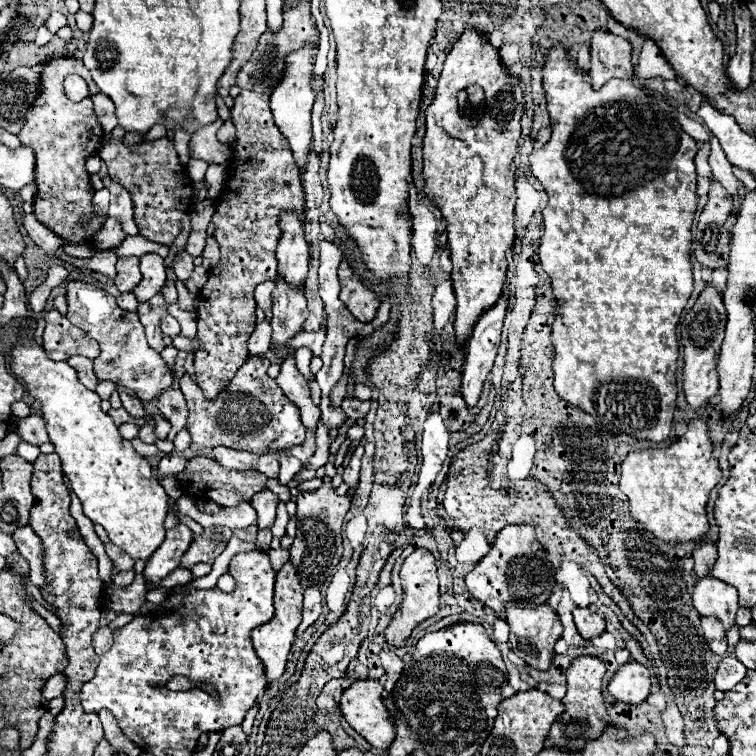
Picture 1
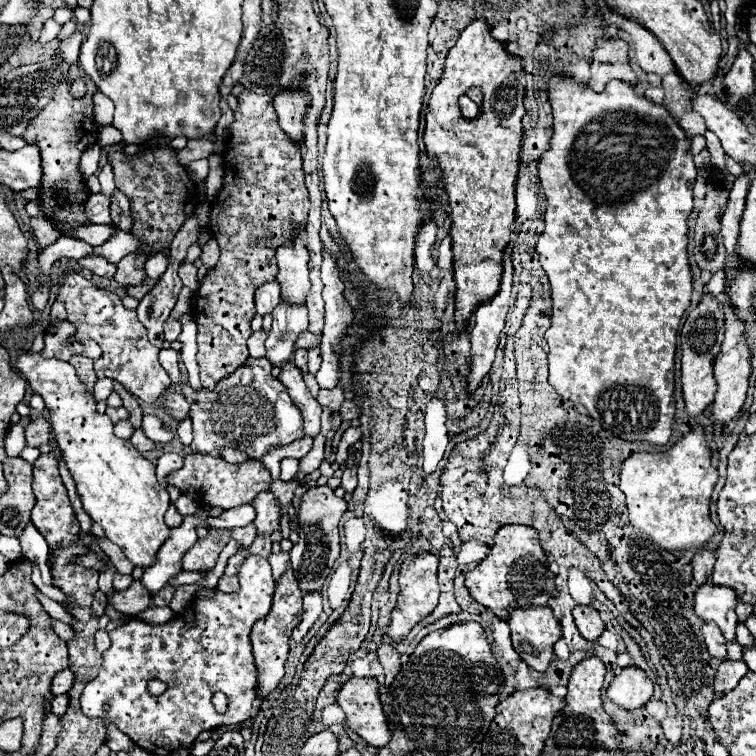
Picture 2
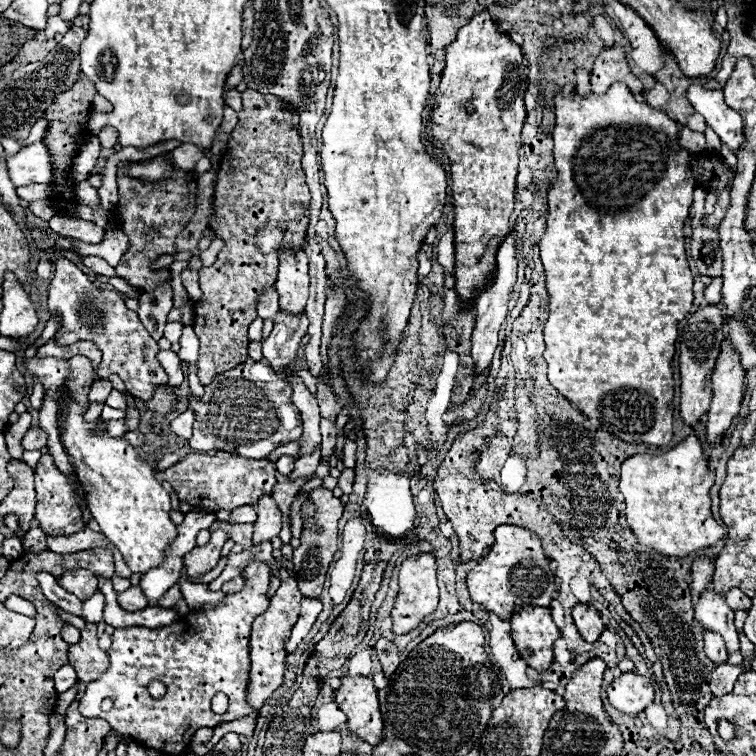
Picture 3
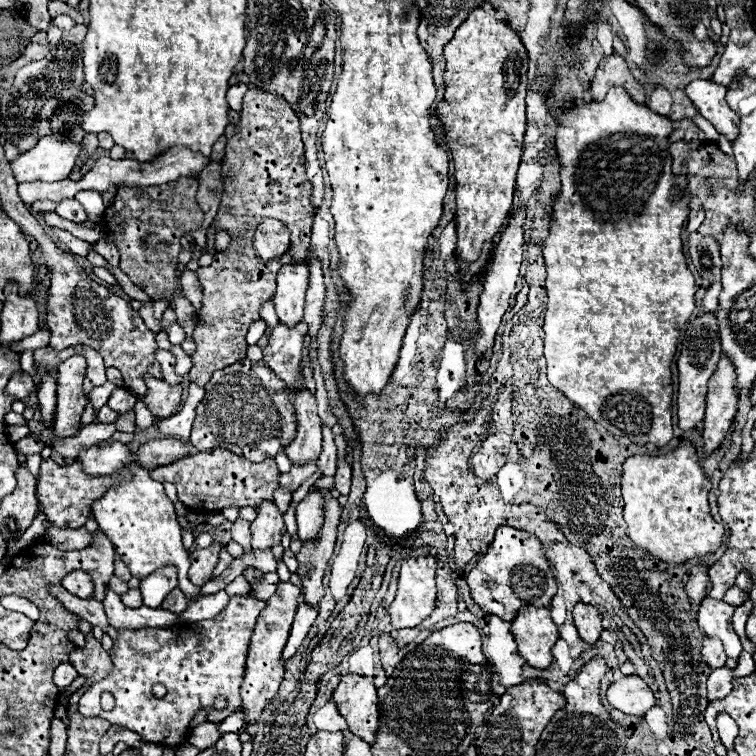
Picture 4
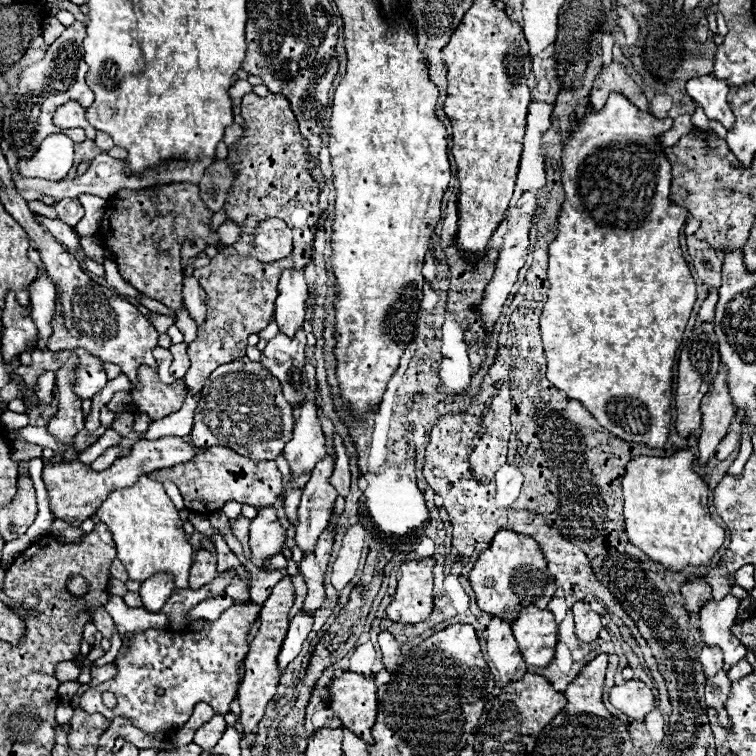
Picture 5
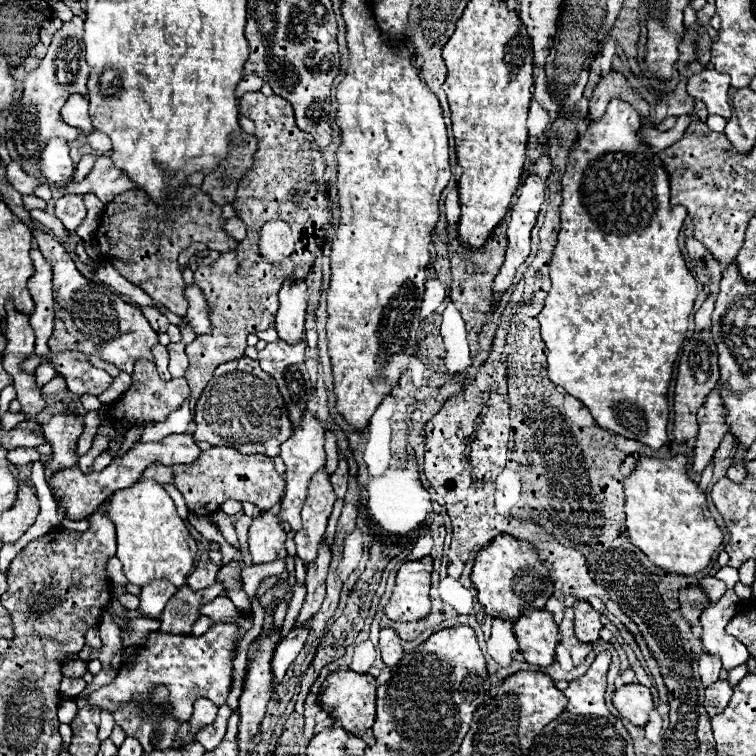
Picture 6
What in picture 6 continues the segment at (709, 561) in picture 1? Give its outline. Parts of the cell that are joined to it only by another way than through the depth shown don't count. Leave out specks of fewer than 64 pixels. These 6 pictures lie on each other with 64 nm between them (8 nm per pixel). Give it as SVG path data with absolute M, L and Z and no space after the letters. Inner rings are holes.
M700 584L682 588L678 600L680 600L680 612L682 612L682 616L684 616L692 626L698 624L700 612L710 604L710 598L708 598L708 594L704 592L704 588L702 588Z

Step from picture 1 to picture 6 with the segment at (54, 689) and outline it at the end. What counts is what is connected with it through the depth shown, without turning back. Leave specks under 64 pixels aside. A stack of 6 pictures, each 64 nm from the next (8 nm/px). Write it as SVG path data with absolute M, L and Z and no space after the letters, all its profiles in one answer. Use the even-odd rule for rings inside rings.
M72 660L62 666L62 676L66 676L66 678L80 678L80 676L84 676L84 672L86 672L86 666L82 660Z

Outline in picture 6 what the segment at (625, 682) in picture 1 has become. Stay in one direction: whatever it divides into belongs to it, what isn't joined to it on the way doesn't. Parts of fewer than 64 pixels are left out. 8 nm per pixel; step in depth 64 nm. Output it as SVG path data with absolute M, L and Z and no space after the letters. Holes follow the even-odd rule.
M624 684L622 688L616 688L612 702L616 710L634 726L646 726L648 712L654 708L652 694L642 684Z

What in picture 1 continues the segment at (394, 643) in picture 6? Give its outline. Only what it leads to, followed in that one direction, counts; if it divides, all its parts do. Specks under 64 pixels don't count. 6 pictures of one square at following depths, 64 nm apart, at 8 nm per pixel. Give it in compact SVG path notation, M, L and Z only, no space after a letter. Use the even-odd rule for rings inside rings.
M380 652L380 660L384 664L384 670L386 670L386 692L392 692L392 688L396 686L396 680L400 678L402 670L404 670L404 662L402 658L398 658L394 652Z

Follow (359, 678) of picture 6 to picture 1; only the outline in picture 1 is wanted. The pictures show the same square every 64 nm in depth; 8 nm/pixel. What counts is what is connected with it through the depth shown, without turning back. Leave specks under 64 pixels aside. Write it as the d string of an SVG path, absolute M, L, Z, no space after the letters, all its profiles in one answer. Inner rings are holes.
M356 680L344 690L340 710L346 722L364 736L372 748L386 750L396 736L396 726L382 704L382 690L378 680Z

